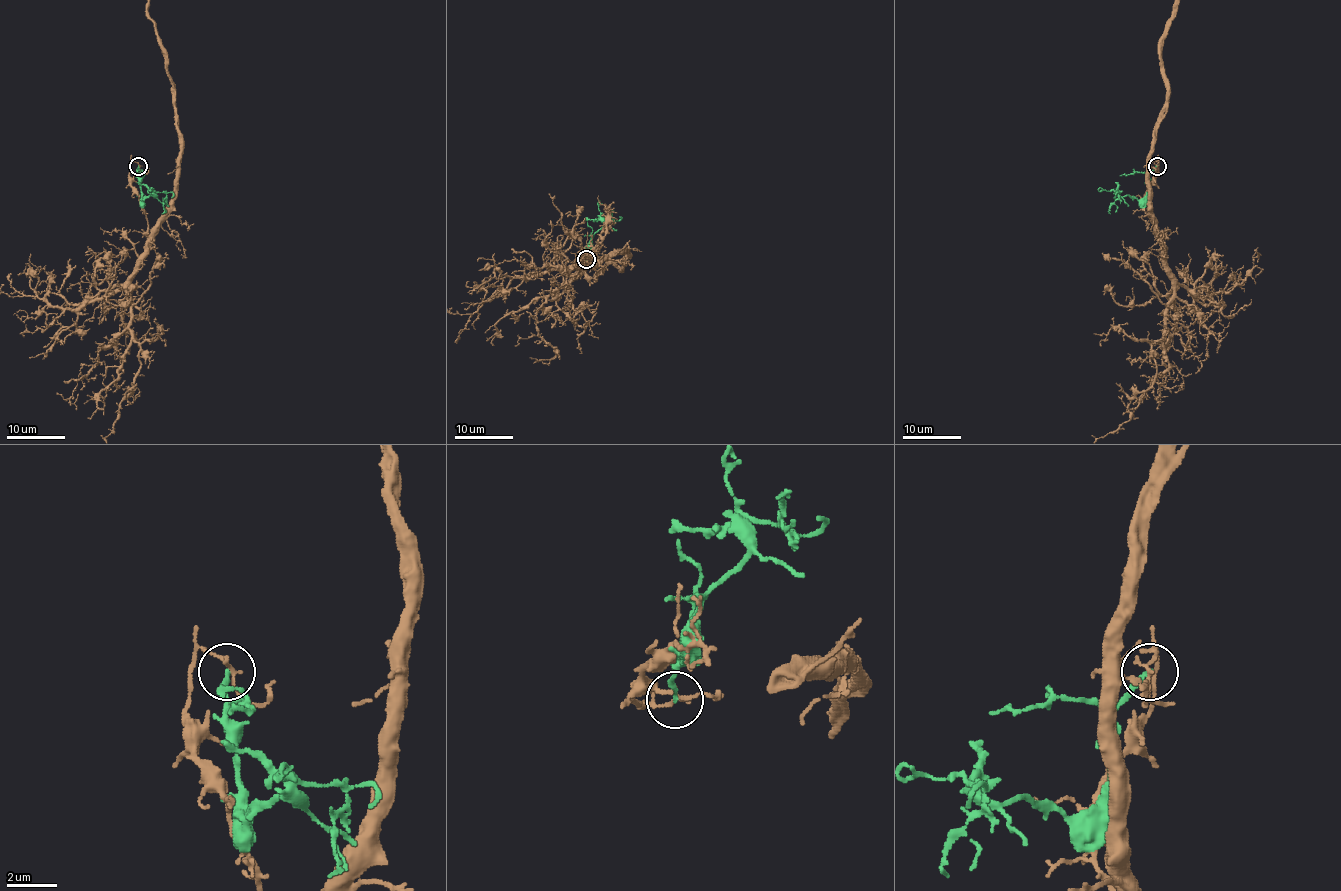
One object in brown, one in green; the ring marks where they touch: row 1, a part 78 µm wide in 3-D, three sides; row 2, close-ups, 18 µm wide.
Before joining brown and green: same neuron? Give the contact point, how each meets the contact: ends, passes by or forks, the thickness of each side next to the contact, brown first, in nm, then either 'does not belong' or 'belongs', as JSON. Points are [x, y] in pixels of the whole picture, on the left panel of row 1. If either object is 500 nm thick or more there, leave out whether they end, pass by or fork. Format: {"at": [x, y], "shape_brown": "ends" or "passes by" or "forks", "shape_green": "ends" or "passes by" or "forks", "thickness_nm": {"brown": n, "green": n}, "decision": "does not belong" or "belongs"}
{"at": [138, 166], "shape_brown": "passes by", "shape_green": "ends", "thickness_nm": {"brown": 140, "green": 200}, "decision": "does not belong"}

